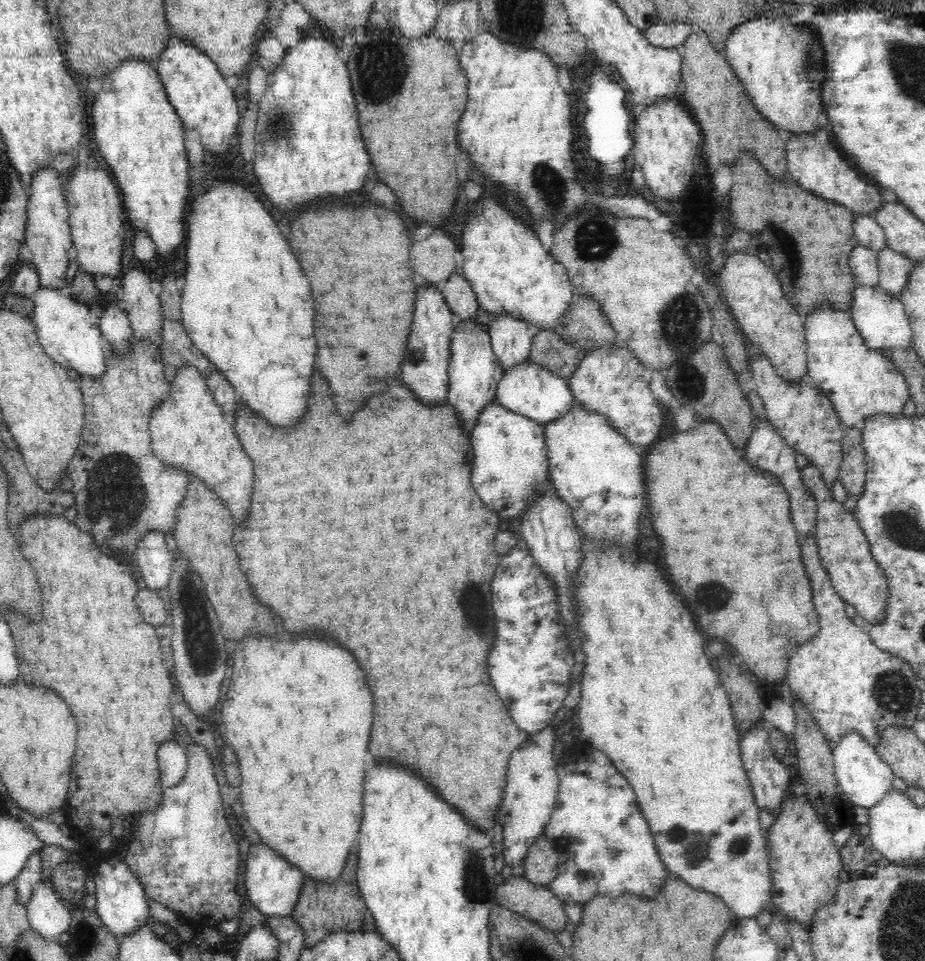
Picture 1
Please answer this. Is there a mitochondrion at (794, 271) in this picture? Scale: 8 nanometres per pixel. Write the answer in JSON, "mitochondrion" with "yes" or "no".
{"mitochondrion":"yes"}

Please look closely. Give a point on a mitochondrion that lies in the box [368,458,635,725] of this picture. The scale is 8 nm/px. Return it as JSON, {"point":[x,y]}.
{"point":[476,603]}

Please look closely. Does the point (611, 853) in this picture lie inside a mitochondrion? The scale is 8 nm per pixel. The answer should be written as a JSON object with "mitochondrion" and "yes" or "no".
{"mitochondrion":"yes"}

